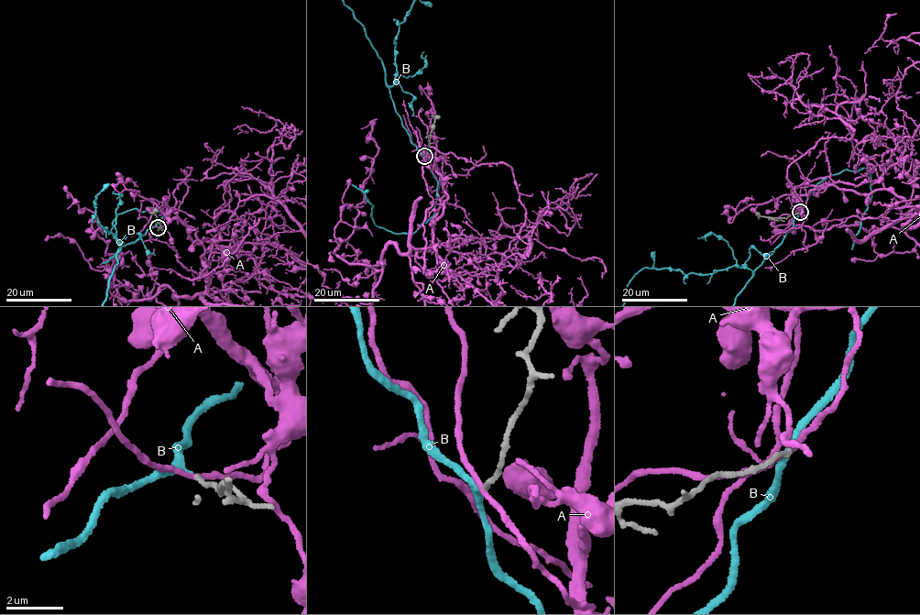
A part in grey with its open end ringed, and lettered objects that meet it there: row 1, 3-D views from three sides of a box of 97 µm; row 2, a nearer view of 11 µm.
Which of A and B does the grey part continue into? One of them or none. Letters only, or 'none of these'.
B

